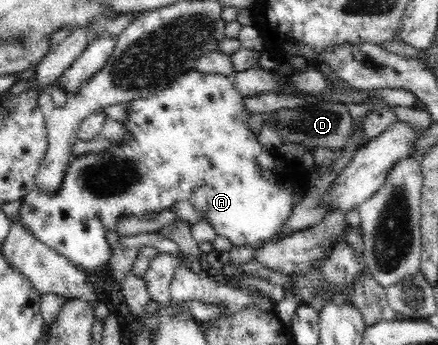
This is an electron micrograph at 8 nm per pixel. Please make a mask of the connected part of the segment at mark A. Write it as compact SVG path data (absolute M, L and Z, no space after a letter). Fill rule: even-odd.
M189 71L183 75L180 75L169 83L169 87L155 93L155 95L146 96L145 99L131 100L126 103L127 118L123 121L125 123L125 129L130 133L131 138L128 141L113 141L111 147L106 152L100 153L86 153L79 156L74 156L71 161L69 160L68 168L65 170L65 175L55 195L50 195L49 192L41 190L41 188L32 189L29 191L29 195L25 195L21 199L21 208L19 210L19 219L22 221L22 226L28 229L35 239L38 239L41 243L44 243L47 247L54 249L57 253L69 258L75 264L75 267L79 267L81 271L87 274L87 271L99 271L101 267L108 264L111 259L111 245L107 242L107 233L109 231L115 231L117 223L125 217L137 217L141 219L141 215L152 215L155 217L155 213L161 213L165 211L167 207L175 205L181 201L189 201L193 204L193 207L198 211L200 219L208 221L214 227L216 235L222 235L227 237L231 241L233 246L237 247L257 247L259 243L271 242L273 237L279 235L281 227L285 225L285 221L289 219L293 208L298 204L298 199L294 197L295 191L300 187L300 178L297 174L290 174L286 168L286 160L278 157L275 149L268 149L263 146L257 140L257 135L251 131L247 121L251 117L251 112L245 110L245 104L243 104L243 97L237 91L237 88L233 86L233 82L228 77L221 74L213 73L200 73L199 71Z

